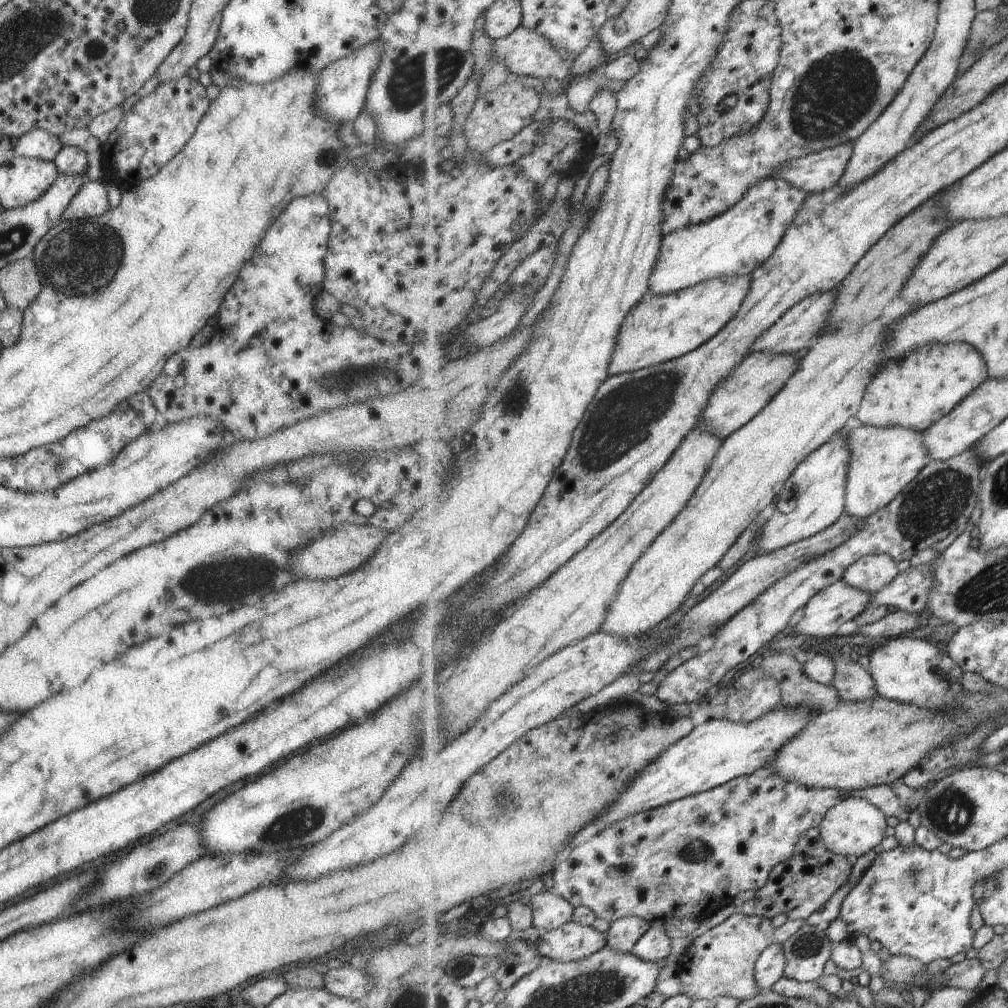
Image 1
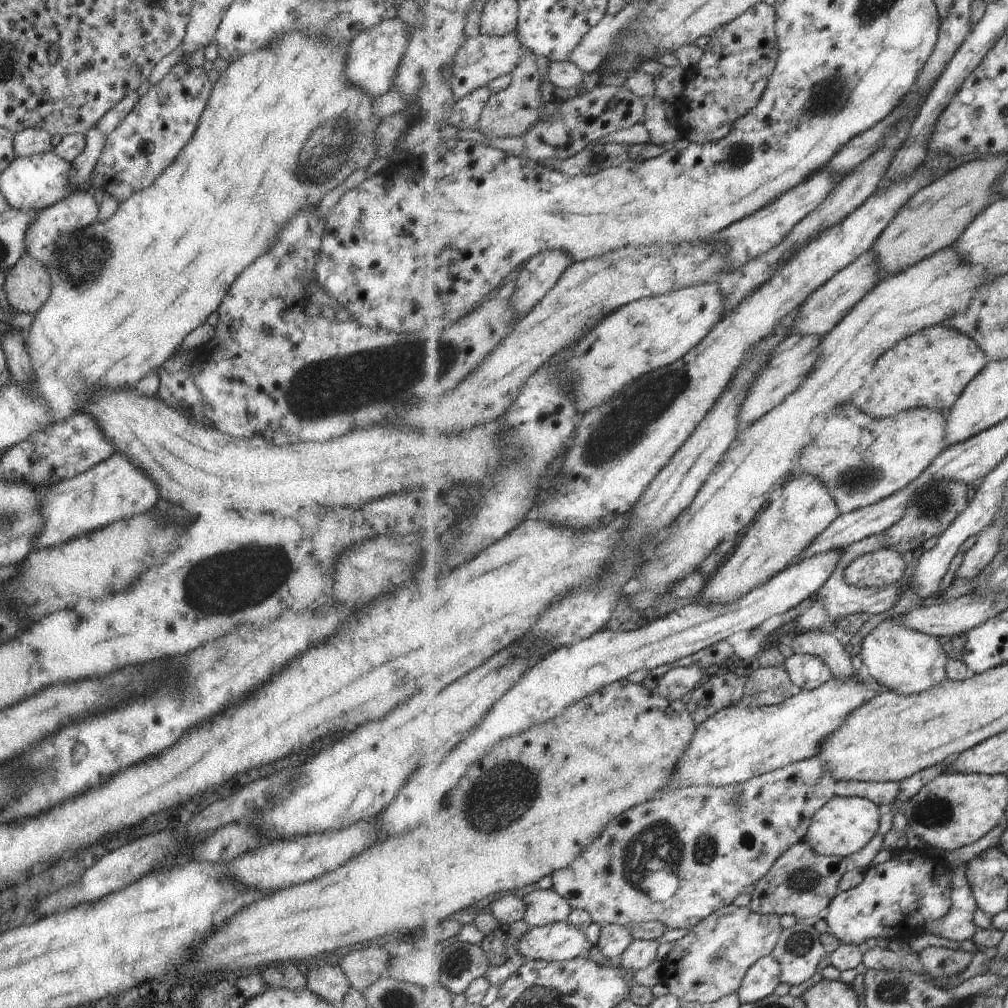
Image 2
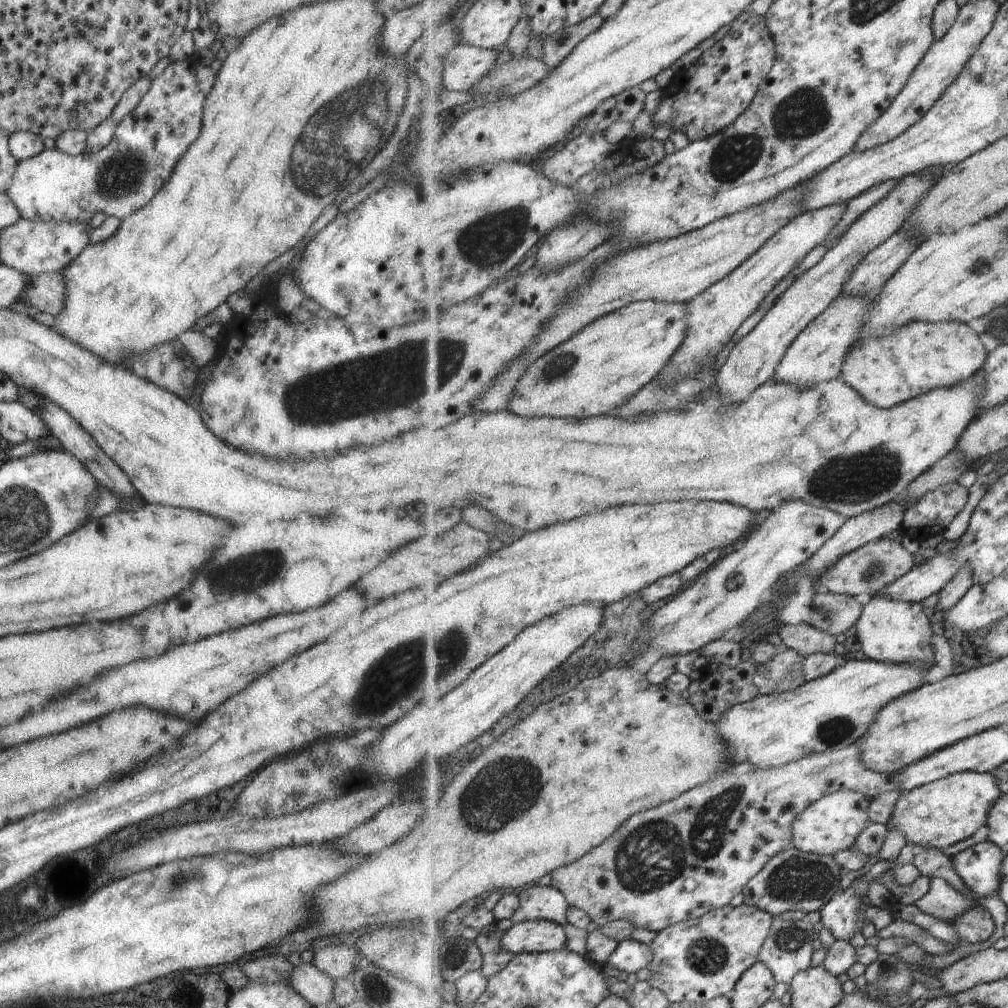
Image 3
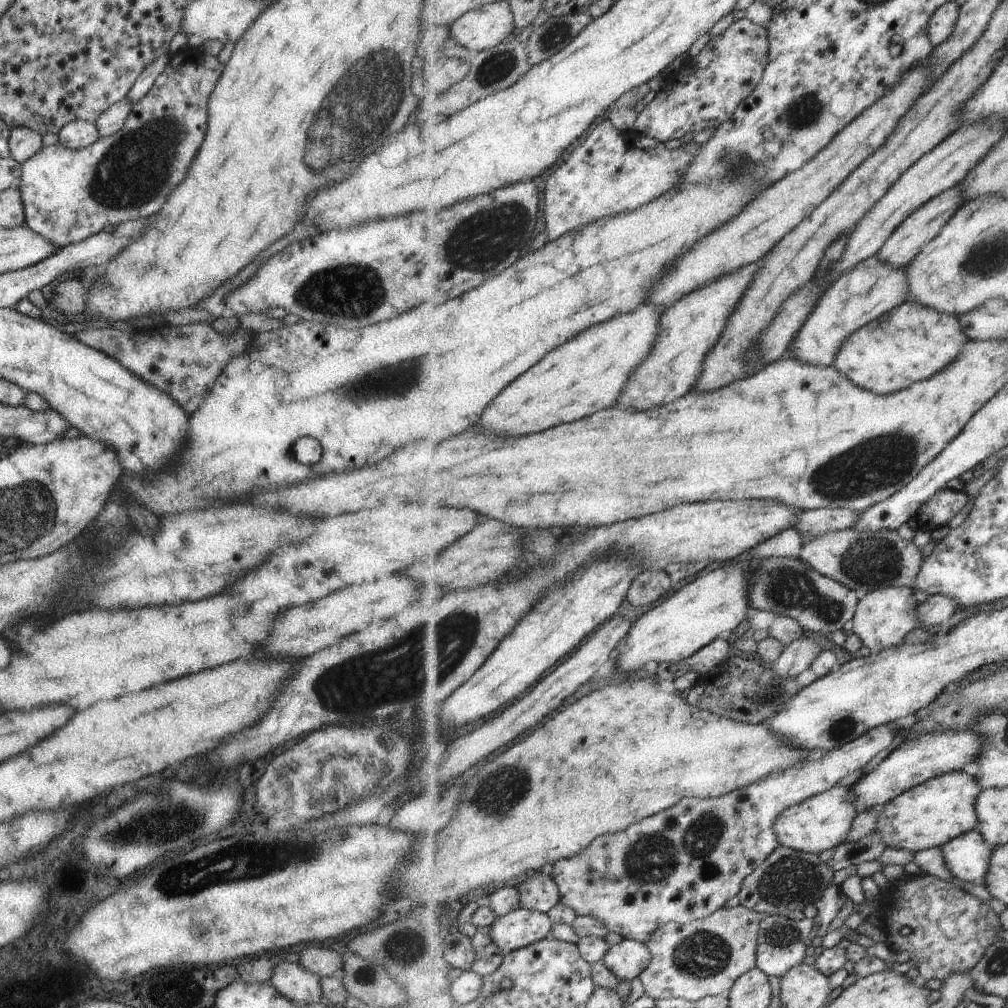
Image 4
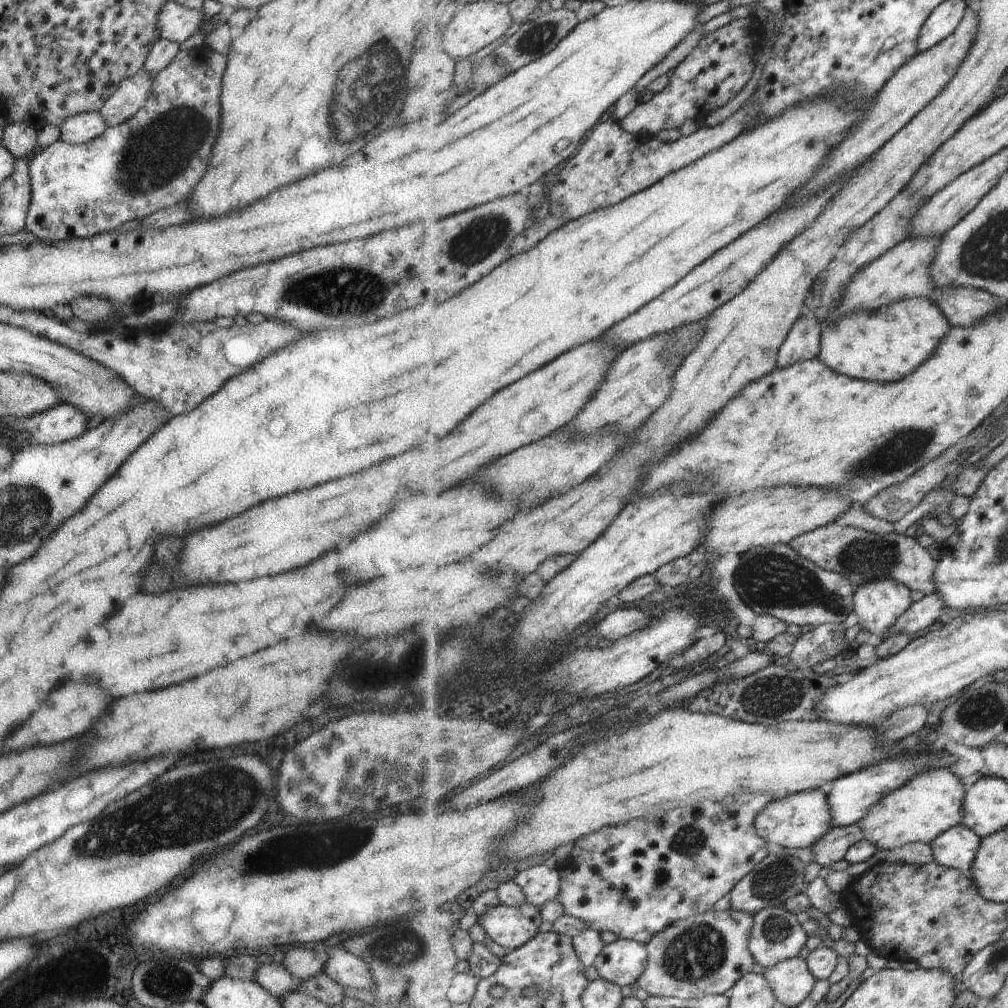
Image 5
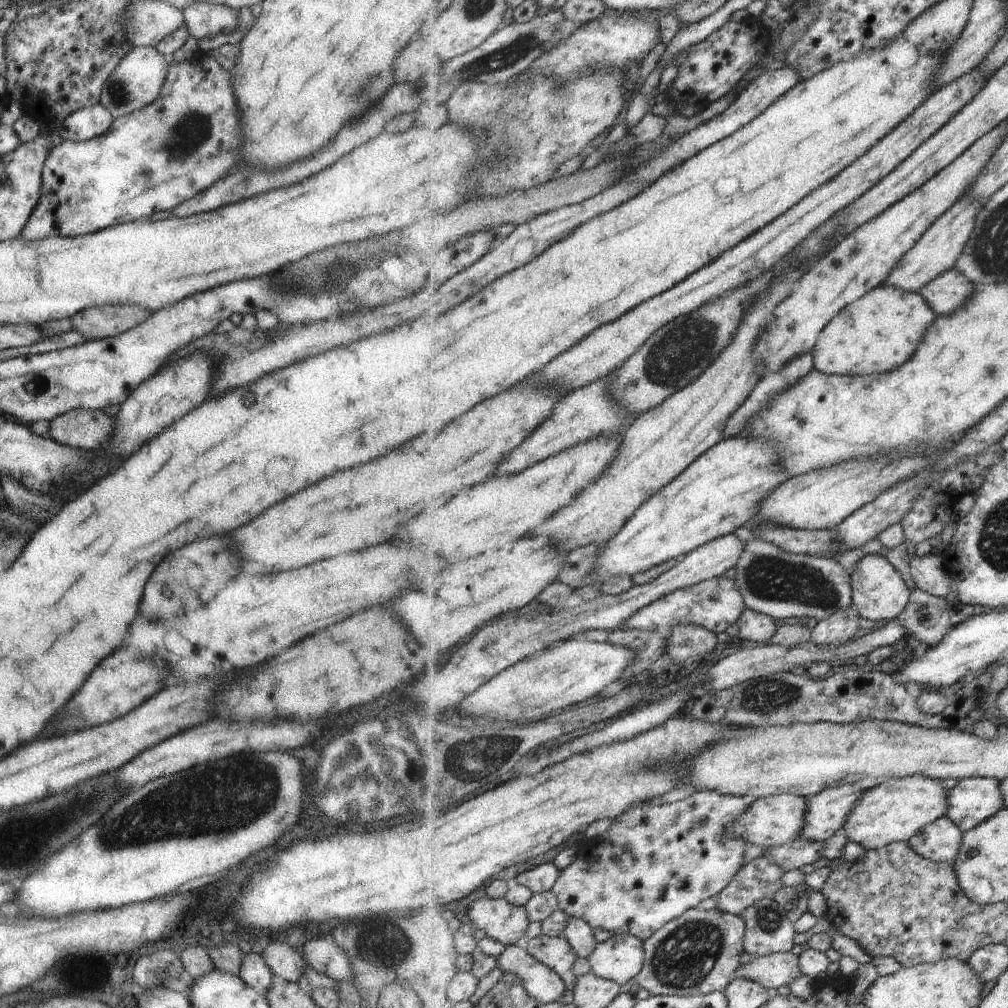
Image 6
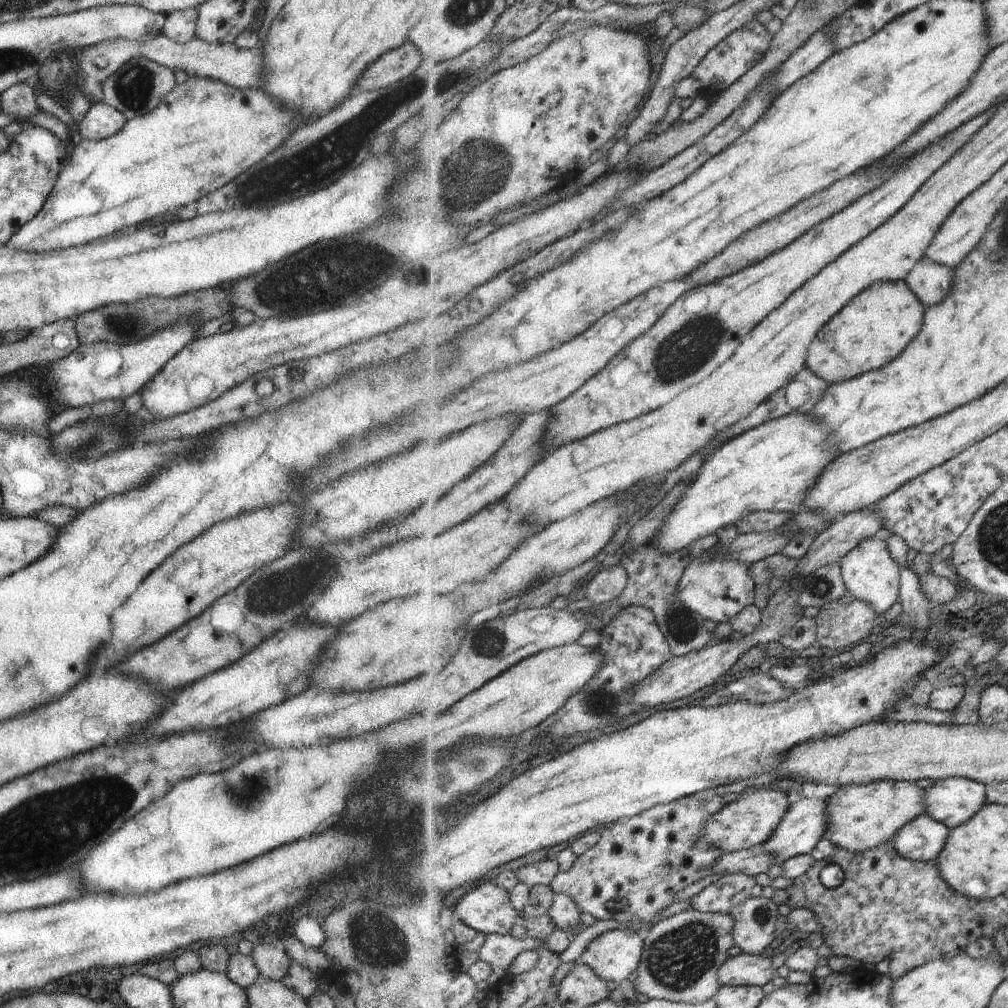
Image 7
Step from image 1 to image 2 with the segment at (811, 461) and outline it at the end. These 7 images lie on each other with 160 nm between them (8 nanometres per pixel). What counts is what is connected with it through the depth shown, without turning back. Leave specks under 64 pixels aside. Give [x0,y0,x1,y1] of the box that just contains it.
[701,475,840,605]

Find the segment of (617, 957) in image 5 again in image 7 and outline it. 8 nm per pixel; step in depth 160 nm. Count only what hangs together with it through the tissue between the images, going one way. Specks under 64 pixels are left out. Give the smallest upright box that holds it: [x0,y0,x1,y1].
[581,929,644,984]

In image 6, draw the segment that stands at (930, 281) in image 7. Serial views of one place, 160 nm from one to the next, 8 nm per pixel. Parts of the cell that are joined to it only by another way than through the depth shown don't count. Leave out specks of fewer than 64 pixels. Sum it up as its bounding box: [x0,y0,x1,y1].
[920,269,974,316]

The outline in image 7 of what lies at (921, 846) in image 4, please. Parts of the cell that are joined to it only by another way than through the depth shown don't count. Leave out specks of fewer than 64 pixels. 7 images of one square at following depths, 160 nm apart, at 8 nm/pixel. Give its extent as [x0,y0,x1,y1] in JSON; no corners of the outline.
[825,780,925,852]

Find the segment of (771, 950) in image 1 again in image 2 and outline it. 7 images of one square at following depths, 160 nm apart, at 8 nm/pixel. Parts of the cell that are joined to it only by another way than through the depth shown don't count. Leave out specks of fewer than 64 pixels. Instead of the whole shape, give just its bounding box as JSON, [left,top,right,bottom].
[738,954,782,1004]

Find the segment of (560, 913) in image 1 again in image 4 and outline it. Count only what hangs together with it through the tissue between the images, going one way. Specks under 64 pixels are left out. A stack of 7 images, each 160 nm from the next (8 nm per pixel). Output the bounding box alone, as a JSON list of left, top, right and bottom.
[518,872,561,914]

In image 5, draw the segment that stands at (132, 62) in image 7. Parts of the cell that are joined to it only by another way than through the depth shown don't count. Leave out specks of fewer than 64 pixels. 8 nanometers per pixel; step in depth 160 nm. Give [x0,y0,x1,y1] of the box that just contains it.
[98,68,151,127]

